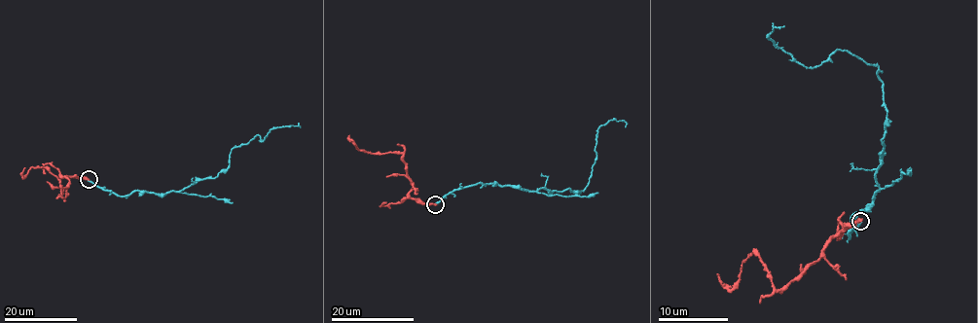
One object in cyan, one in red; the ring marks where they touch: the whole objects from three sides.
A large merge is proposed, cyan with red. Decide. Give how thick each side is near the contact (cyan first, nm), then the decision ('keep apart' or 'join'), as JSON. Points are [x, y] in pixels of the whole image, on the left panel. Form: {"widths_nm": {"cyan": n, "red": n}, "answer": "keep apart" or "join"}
{"widths_nm": {"cyan": 280, "red": 320}, "answer": "keep apart"}

